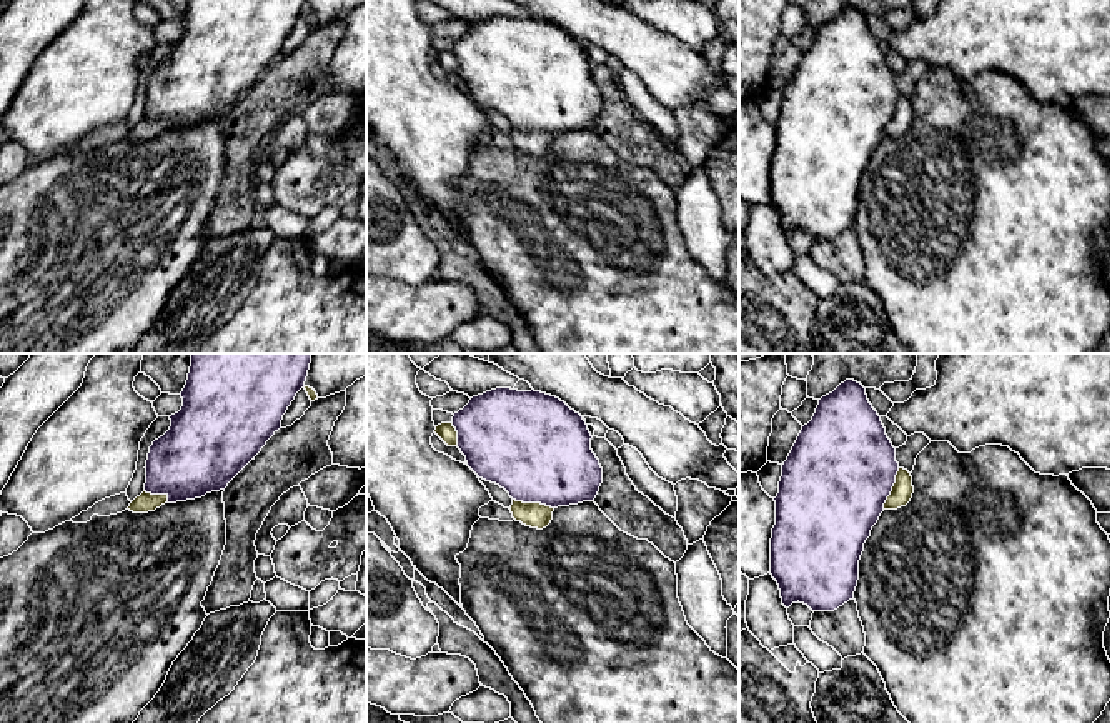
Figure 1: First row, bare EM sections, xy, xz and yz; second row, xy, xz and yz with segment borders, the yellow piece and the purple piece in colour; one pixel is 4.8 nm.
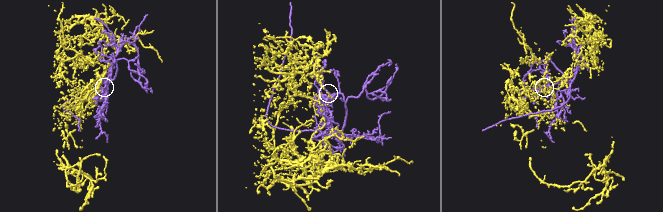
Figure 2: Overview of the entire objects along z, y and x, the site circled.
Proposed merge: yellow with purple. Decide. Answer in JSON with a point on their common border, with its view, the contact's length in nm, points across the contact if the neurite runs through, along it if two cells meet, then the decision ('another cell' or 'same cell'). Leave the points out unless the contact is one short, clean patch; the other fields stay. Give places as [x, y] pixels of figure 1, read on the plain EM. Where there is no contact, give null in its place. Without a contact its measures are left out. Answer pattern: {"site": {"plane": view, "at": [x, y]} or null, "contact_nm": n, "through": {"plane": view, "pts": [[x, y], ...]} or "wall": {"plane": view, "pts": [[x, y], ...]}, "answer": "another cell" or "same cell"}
{"site": {"plane": "xz", "at": [533, 130]}, "contact_nm": 200, "answer": "another cell"}

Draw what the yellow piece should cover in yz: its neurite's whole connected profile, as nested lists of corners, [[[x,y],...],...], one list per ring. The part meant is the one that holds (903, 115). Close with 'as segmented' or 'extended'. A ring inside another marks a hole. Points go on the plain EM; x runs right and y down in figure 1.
[[[899,95],[892,118],[884,130],[884,137],[897,137],[906,133],[911,128],[912,120],[914,113],[911,100],[904,95]]]; as segmented

